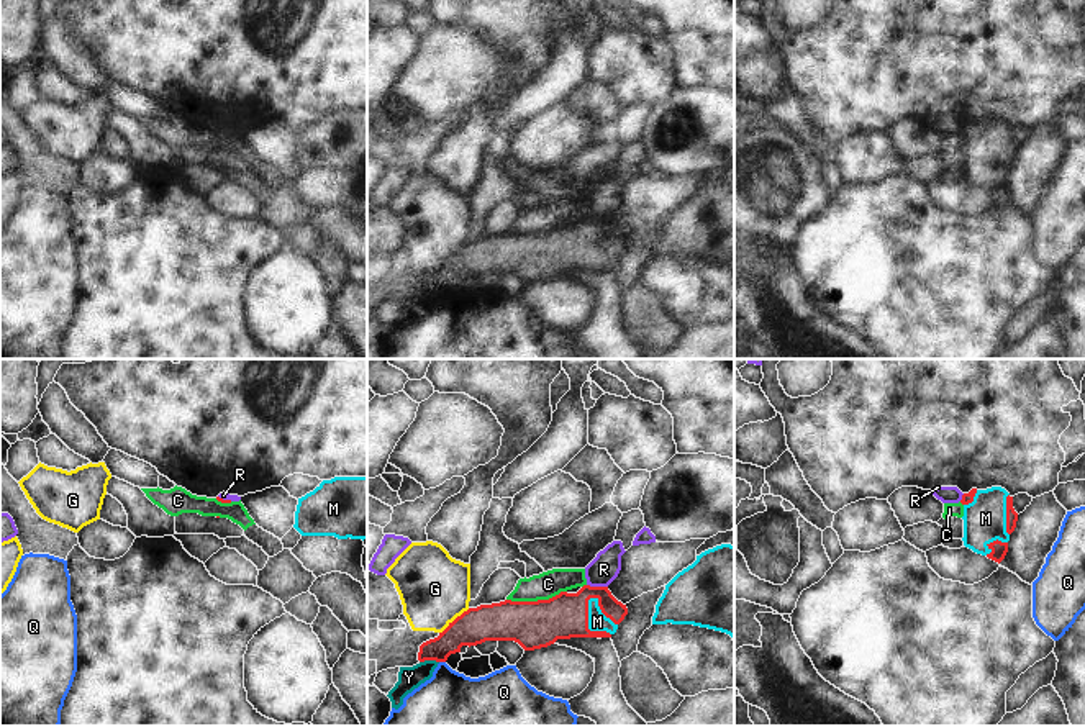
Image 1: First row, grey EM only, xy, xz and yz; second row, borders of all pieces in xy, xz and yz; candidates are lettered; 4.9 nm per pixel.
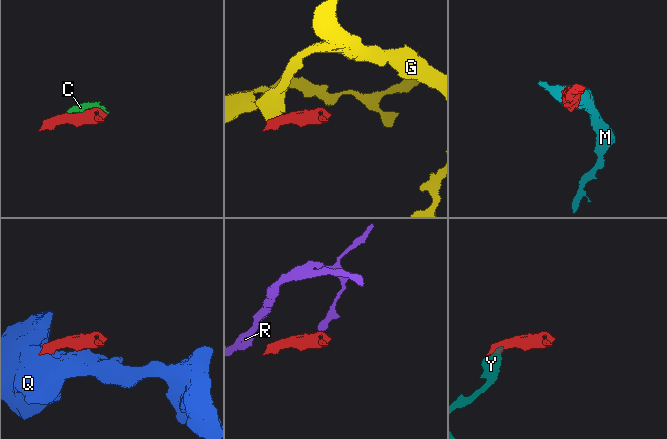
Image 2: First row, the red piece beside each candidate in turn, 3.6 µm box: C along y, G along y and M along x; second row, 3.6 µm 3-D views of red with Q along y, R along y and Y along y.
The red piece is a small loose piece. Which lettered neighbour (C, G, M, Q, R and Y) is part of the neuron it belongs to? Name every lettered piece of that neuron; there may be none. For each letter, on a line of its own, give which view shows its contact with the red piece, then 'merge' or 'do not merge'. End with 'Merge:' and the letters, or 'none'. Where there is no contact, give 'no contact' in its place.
C: meets red in xz; do not merge
G: meets red in xz; do not merge
M: meets red in xz; merge
Q: meets red in xz; do not merge
R: meets red in xz; do not merge
Y: meets red in xz; do not merge
Merge: M

